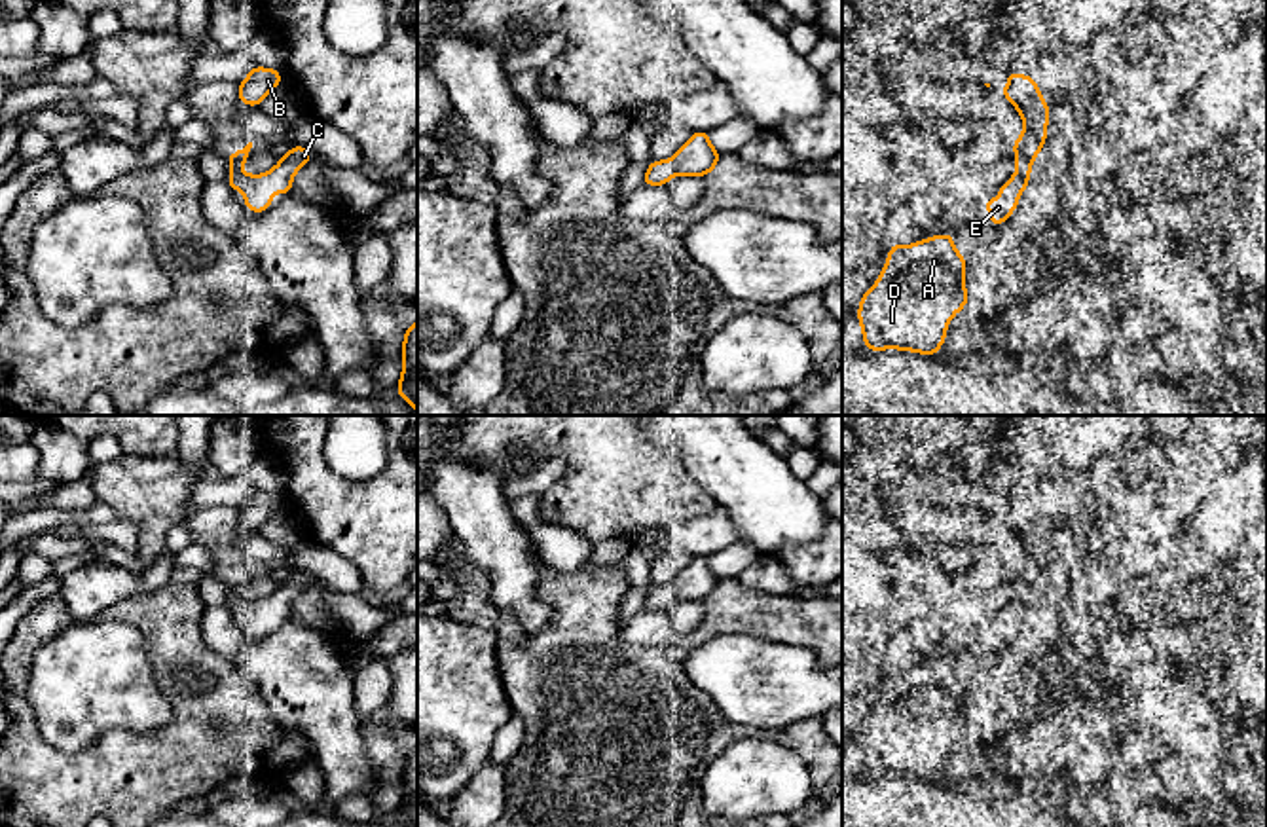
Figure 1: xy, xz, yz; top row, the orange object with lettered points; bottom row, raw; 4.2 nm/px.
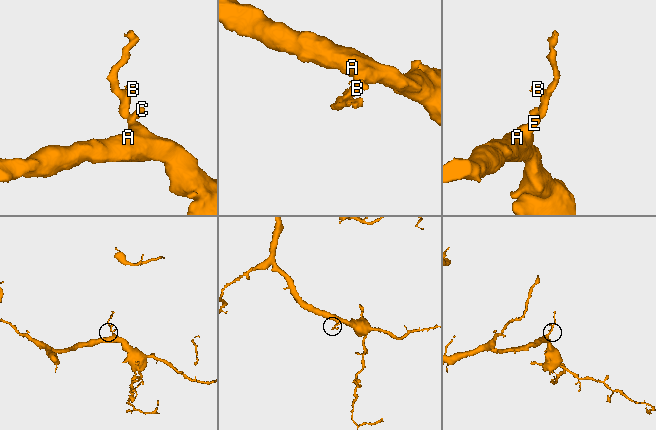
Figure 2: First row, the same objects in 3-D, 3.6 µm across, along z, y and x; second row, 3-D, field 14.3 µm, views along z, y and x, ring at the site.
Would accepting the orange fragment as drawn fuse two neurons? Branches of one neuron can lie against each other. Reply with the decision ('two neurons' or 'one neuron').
one neuron

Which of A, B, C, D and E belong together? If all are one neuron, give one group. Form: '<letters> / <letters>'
A B C D E

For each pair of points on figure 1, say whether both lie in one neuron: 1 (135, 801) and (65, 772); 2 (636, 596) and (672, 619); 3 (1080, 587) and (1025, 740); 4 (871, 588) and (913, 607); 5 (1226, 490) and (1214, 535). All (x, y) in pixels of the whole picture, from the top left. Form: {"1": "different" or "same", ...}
{"1": "same", "2": "different", "3": "same", "4": "different", "5": "same"}

